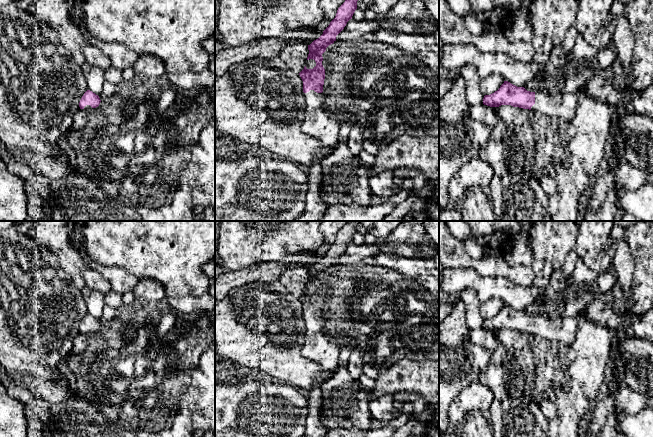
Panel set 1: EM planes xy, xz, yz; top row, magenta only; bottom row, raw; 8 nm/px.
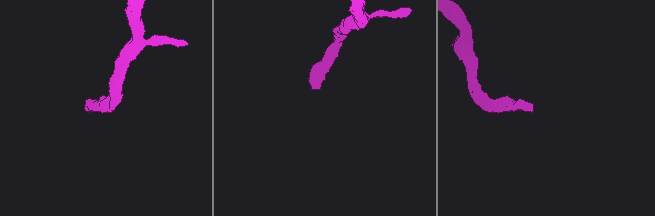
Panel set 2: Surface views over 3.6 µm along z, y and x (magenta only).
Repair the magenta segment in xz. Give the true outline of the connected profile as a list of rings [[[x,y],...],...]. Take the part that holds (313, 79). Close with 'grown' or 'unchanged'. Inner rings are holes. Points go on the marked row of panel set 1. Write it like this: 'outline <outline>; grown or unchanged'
outline [[[345,0],[338,8],[335,18],[323,31],[323,34],[310,45],[307,60],[313,59],[316,66],[307,69],[306,66],[299,73],[303,81],[305,95],[305,117],[301,130],[315,137],[325,147],[336,147],[338,144],[339,123],[324,108],[323,85],[325,69],[322,65],[322,54],[326,48],[336,41],[336,36],[344,29],[347,22],[357,9],[358,0]]]; grown

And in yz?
outline [[[508,81],[490,95],[485,95],[483,104],[490,107],[511,105],[529,110],[539,110],[548,116],[557,116],[572,121],[577,110],[578,93],[563,92],[551,95],[547,91],[530,92]]]; grown

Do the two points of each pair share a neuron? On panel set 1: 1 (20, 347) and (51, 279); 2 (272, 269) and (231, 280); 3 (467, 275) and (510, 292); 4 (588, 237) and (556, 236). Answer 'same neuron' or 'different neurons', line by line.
1: same neuron
2: same neuron
3: same neuron
4: different neurons

